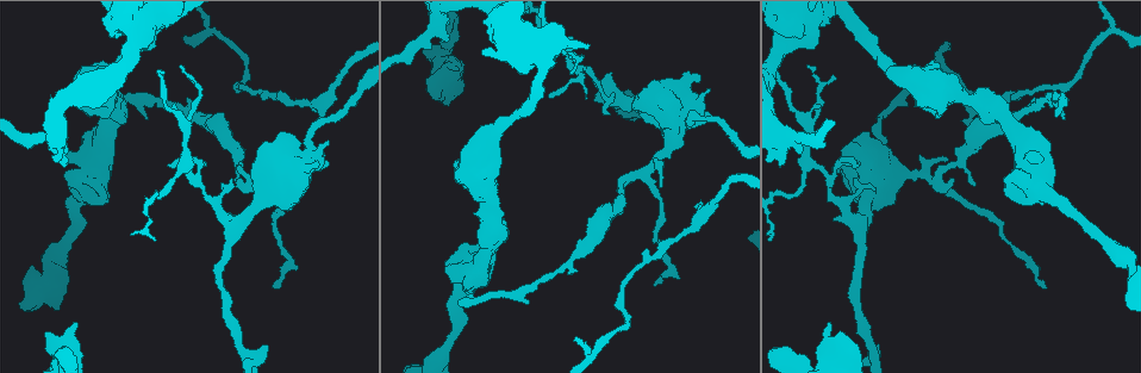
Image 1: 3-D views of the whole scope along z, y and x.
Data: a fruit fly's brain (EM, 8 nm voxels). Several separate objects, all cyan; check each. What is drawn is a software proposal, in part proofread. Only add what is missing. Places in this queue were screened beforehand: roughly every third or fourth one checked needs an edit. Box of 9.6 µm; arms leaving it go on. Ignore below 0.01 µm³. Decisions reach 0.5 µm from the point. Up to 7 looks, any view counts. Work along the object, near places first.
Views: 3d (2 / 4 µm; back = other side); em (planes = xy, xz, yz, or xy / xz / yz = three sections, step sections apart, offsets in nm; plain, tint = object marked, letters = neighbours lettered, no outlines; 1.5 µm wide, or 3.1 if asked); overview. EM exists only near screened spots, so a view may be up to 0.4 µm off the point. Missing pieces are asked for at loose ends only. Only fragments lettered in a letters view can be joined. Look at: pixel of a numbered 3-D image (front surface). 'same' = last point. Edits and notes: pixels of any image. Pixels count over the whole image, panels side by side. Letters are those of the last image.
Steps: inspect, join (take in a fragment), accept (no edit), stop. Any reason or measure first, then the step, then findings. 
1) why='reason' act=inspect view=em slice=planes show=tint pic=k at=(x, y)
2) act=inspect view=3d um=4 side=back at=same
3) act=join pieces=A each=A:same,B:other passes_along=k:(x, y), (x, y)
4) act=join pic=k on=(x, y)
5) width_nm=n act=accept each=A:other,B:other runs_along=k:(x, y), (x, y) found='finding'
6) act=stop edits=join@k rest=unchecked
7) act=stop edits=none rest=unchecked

why='thick end' act=inspect view=em slice=planes show=letters pic=1 at=(76, 322)

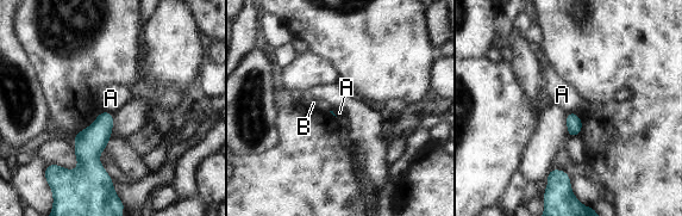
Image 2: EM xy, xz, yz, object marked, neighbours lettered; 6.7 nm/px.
act=accept each=A:other,B:other border=2:(101, 110), (112, 113) found='no lettered fragment goes on from it'

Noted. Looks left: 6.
why='an open end' act=inspect view=3d um=2 pic=1 at=(608, 113)

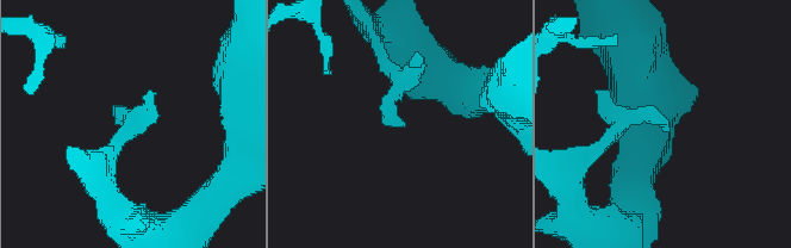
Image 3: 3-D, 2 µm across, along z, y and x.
why='shape alone is not enough' act=inspect view=em slice=xy step=8 show=tint pic=3 at=(396, 127)

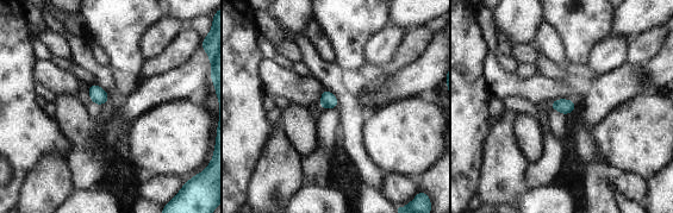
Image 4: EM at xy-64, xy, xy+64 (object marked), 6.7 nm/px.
why='see the neighbours' act=inspect view=em slice=xy step=8 show=letters at=same

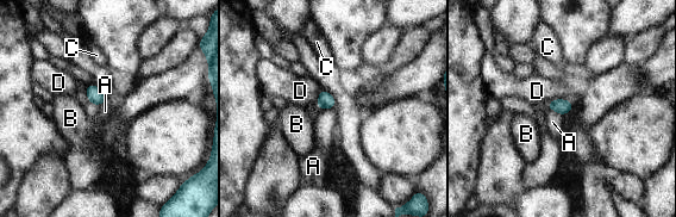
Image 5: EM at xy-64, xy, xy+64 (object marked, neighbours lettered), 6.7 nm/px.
act=accept each=A:other,B:other,C:other,D:other border=5:(568, 99), (552, 99), (545, 106) found='no lettered fragment goes on from it'

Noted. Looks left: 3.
why='free end' act=inspect view=3d um=4 pic=1 at=(318, 161)

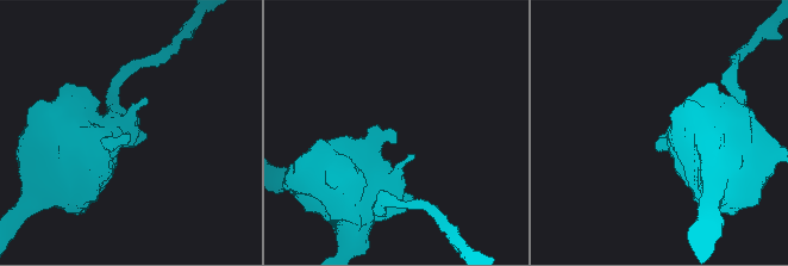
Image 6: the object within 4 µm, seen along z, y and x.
act=inspect view=em slice=planes show=tint pic=6 at=(128, 137)

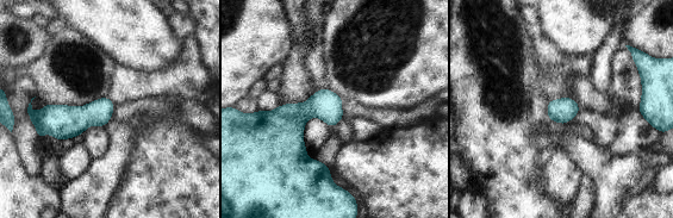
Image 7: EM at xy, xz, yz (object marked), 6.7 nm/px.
act=inspect view=em slice=planes show=letters at=same

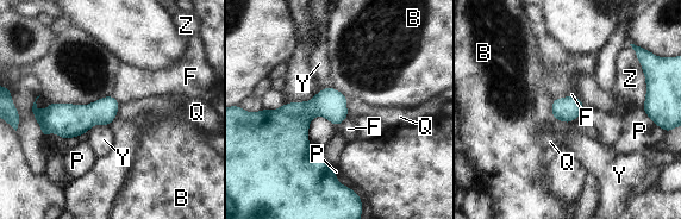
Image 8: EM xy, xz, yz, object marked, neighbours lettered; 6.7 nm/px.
act=accept each=B:other,F:other,P:other,Q:other,Y:other,Z:other border=8:(348, 100), (345, 104), (347, 116) found='none of them fits'

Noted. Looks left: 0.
act=stop edits=none rest=unchecked

